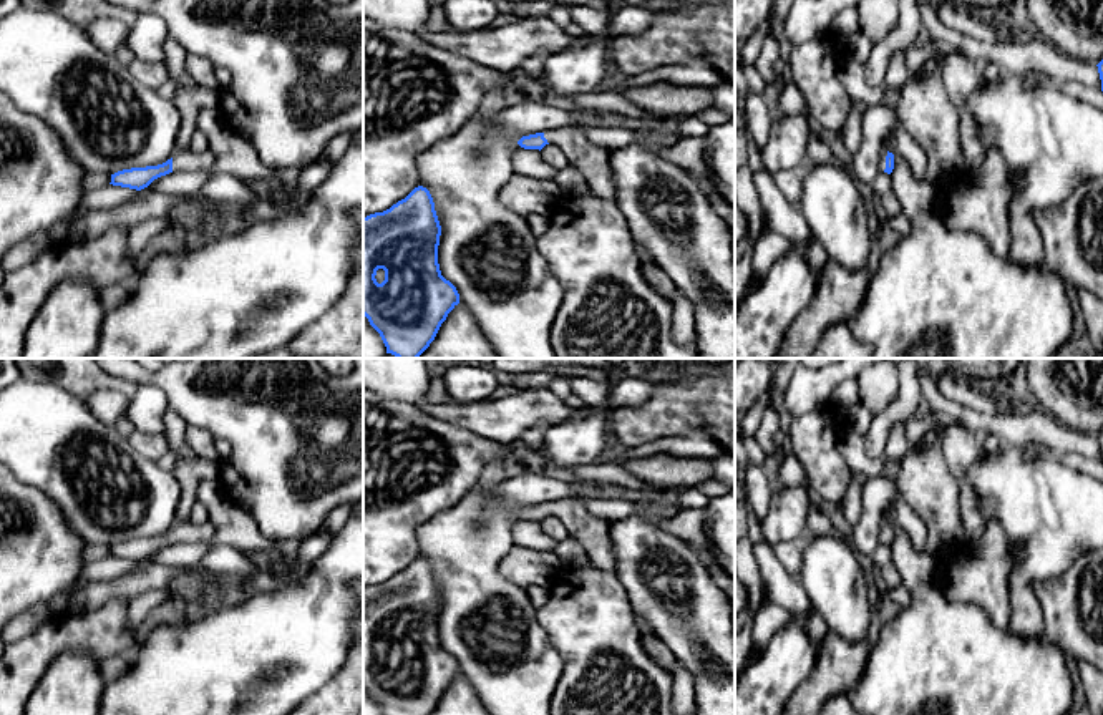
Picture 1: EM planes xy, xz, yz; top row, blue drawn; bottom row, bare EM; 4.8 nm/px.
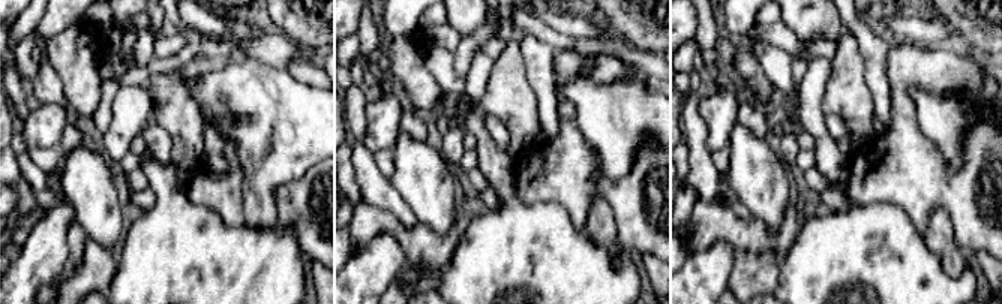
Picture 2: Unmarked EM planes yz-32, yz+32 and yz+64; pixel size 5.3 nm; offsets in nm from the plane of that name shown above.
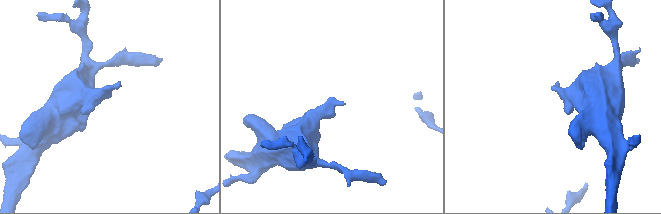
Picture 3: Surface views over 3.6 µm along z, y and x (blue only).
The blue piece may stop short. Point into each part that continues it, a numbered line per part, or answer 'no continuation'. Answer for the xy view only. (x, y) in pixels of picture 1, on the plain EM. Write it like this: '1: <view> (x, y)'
1: xy (186, 531)

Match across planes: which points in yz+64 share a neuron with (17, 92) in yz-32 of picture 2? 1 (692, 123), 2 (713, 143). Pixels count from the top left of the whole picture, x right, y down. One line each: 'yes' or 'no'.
1: yes
2: no

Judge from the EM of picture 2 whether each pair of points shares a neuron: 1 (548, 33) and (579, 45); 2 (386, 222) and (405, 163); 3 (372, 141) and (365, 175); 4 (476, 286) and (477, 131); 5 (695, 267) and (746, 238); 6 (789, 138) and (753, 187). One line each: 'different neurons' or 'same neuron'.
1: same neuron
2: different neurons
3: different neurons
4: same neuron
5: different neurons
6: different neurons

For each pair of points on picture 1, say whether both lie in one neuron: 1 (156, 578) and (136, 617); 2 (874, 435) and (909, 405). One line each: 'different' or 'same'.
1: different
2: same

